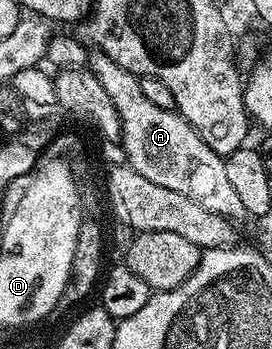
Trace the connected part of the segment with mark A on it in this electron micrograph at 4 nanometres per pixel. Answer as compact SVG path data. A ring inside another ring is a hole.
M93 50L88 57L88 67L102 83L102 88L106 89L118 111L127 166L154 181L154 185L163 185L165 189L174 189L174 193L190 197L190 201L198 201L198 205L210 209L212 213L233 221L249 218L246 205L242 205L238 192L226 178L225 156L214 153L214 149L210 149L210 145L206 145L200 134L175 110L158 109L158 105L146 101L140 79L122 69L122 65L110 57Z

